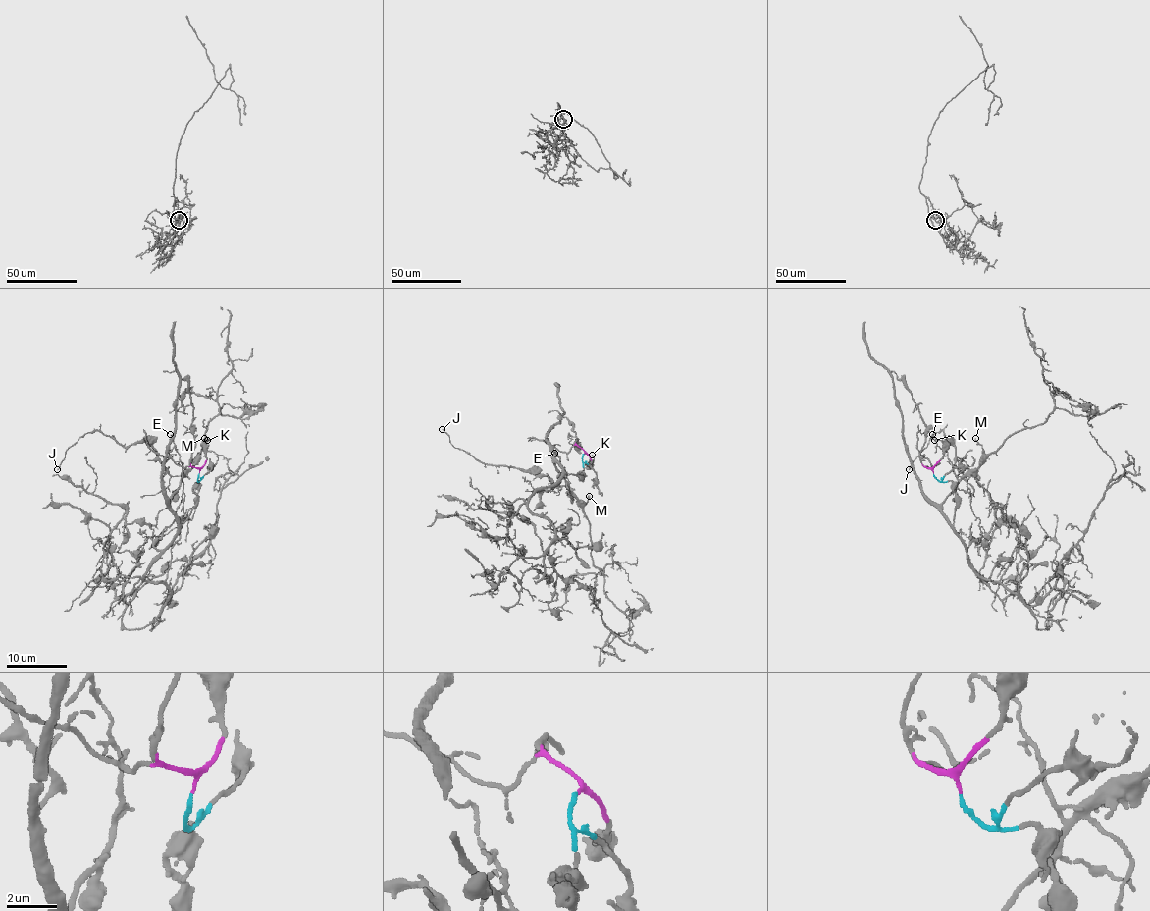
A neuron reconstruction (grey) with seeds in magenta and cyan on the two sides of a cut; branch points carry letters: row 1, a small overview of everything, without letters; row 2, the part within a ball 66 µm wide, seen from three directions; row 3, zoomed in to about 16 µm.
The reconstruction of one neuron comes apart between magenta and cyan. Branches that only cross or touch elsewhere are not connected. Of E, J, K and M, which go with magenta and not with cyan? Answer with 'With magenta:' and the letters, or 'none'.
With magenta: K

